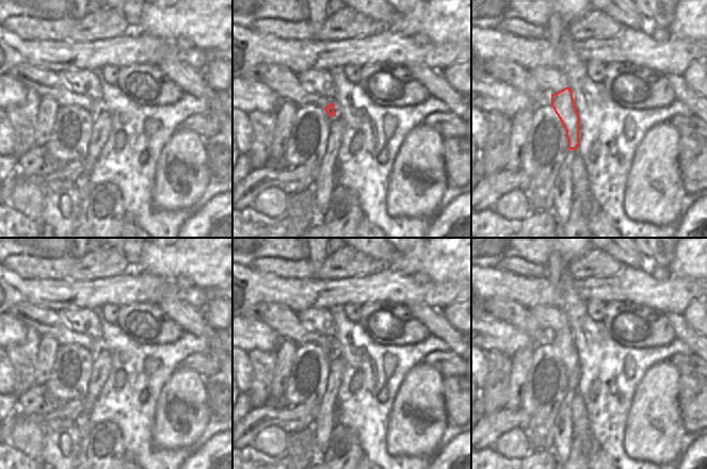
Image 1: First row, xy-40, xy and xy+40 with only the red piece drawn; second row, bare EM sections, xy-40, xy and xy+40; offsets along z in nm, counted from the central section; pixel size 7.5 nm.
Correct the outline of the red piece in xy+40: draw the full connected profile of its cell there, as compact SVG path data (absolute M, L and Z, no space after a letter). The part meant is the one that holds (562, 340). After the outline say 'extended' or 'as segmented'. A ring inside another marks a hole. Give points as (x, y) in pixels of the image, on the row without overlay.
M565 326L555 333L551 333L550 342L560 357L568 378L568 388L579 390L579 379L581 377L581 362L575 345L573 330L571 326Z | extended

